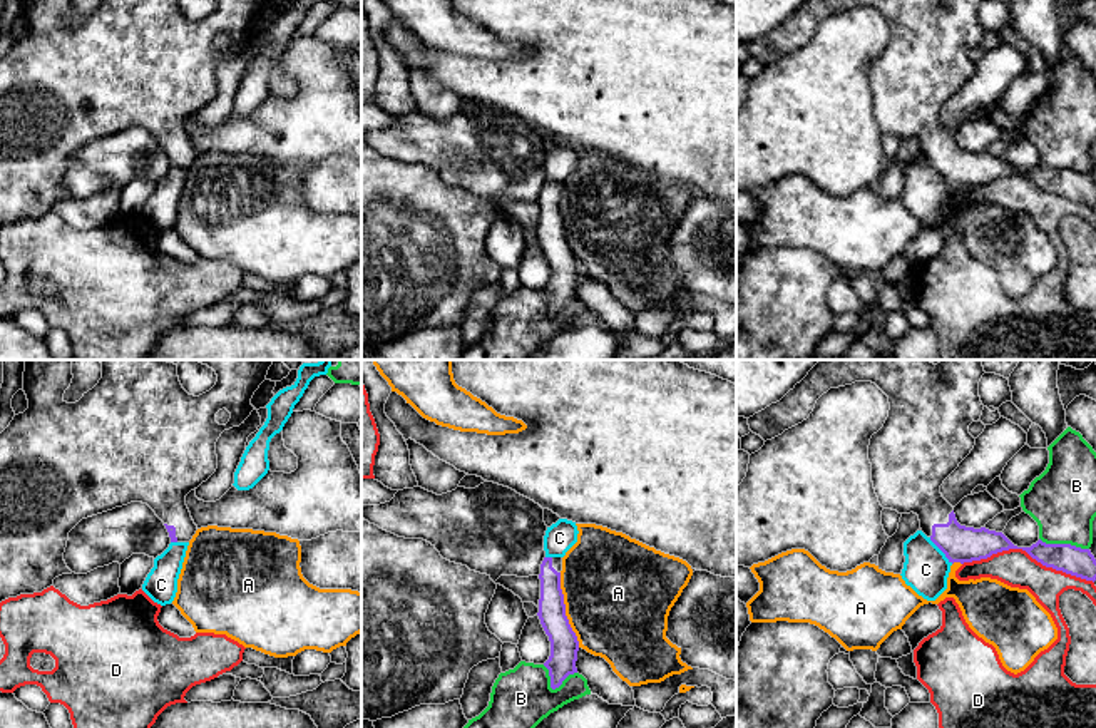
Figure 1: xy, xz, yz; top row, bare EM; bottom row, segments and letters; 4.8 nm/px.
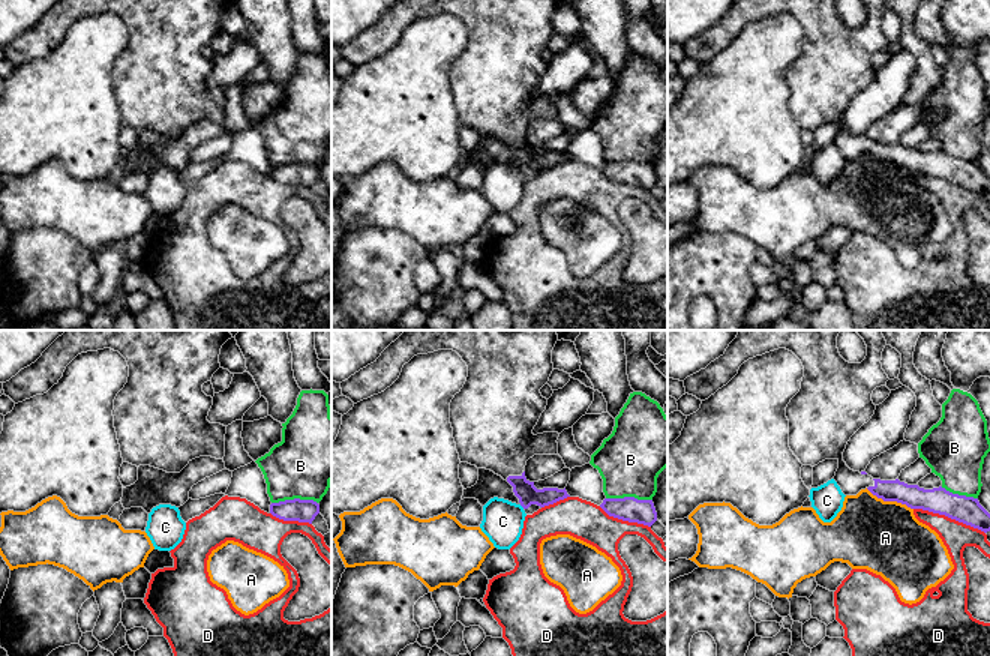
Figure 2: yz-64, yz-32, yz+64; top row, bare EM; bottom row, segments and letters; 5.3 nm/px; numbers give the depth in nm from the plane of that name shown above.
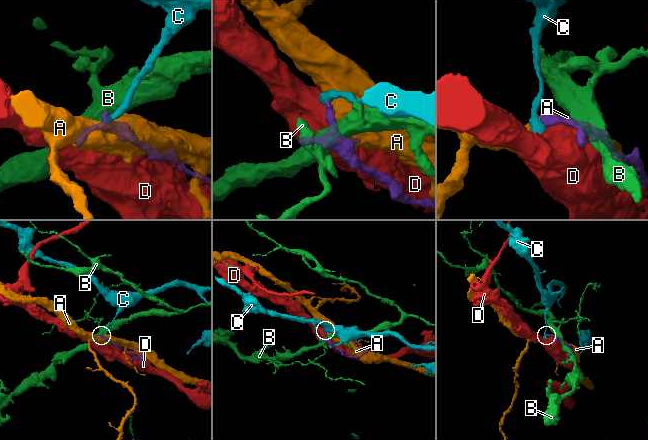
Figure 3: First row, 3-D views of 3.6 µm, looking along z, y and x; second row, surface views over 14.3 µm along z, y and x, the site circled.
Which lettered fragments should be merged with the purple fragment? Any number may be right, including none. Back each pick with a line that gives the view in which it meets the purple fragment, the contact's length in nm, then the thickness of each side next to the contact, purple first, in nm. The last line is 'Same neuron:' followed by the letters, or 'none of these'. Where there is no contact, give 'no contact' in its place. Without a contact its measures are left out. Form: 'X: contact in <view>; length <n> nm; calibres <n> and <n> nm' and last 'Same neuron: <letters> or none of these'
Same neuron: none of these

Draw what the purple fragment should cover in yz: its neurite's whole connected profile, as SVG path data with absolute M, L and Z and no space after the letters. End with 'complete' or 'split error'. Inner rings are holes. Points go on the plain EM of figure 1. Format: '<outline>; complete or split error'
M807 0L780 27L750 42L748 50L765 67L771 65L807 45L817 25L830 13L872 7L889 22L890 28L883 52L872 60L868 70L872 107L883 134L917 139L922 157L952 189L987 184L1009 174L1022 174L1046 192L1094 208L1096 184L1089 174L1071 169L1046 169L1041 164L1031 172L1017 172L1002 157L960 151L954 132L942 122L940 110L976 70L969 50L979 47L984 35L979 22L981 3L982 0Z; split error

